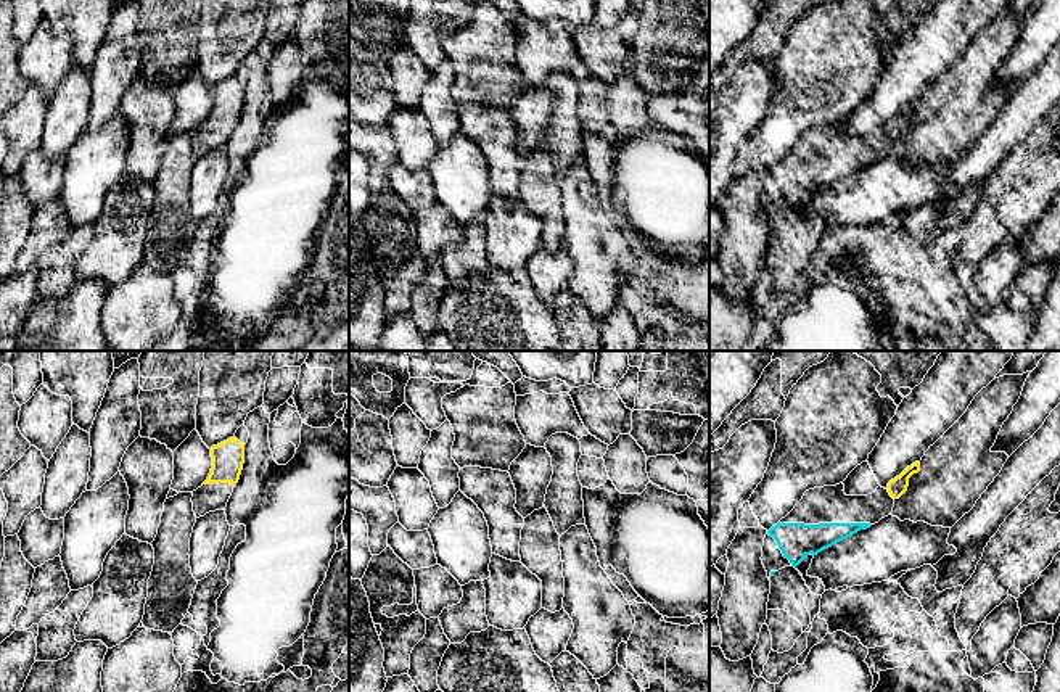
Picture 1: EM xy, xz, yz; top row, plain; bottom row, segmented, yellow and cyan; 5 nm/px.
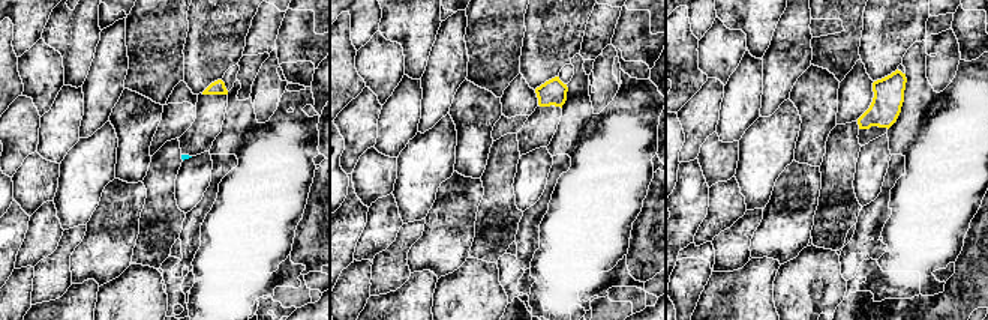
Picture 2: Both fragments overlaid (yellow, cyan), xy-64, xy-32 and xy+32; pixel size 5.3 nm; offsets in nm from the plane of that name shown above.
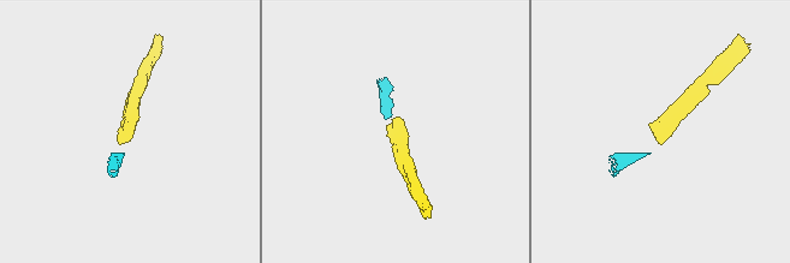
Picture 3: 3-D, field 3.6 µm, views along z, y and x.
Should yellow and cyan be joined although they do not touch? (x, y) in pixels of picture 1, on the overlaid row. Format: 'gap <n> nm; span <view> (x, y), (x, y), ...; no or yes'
gap 180 nm; span yz (893, 498), (869, 523); yes

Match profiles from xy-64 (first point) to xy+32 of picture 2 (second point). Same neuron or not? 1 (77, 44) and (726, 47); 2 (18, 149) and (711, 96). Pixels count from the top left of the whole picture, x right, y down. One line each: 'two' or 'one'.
1: two
2: one

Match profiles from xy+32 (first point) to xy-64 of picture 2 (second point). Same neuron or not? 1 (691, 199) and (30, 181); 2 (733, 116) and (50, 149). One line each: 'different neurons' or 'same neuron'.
1: different neurons
2: same neuron

